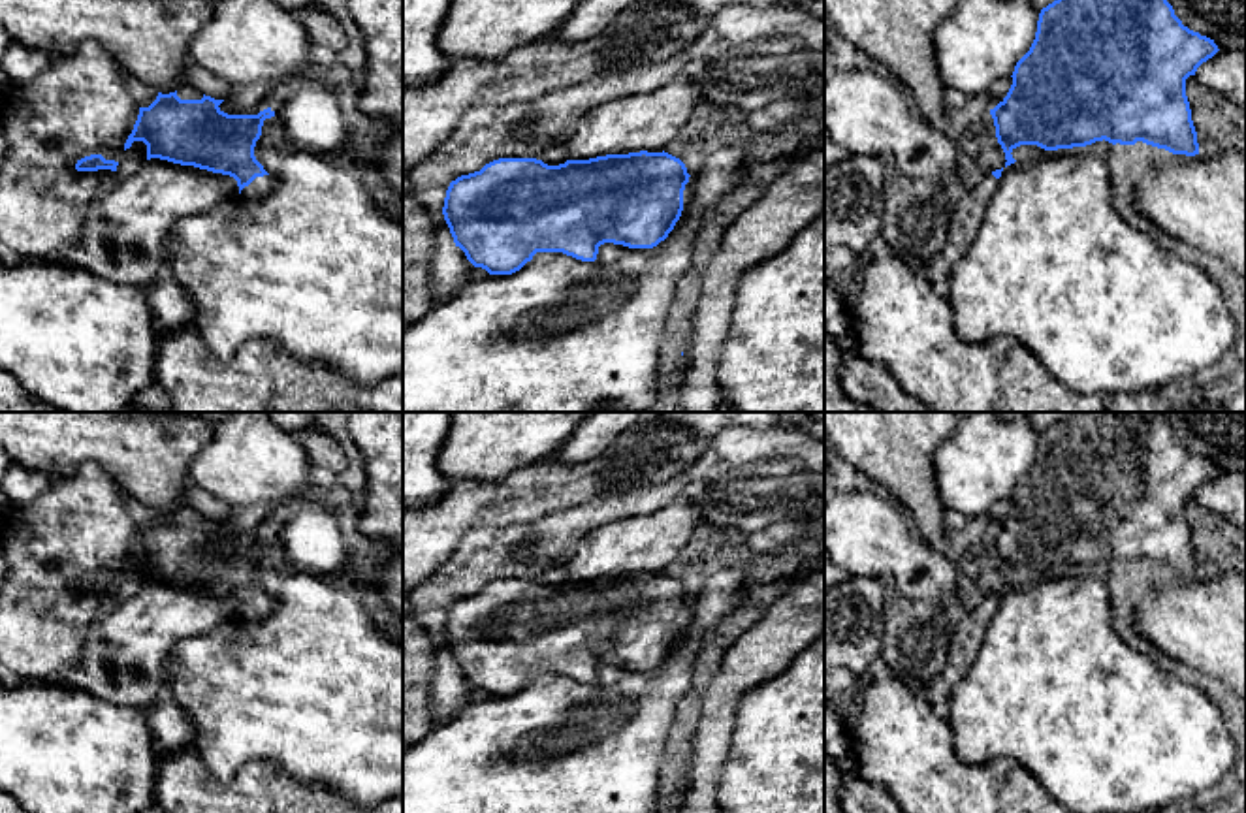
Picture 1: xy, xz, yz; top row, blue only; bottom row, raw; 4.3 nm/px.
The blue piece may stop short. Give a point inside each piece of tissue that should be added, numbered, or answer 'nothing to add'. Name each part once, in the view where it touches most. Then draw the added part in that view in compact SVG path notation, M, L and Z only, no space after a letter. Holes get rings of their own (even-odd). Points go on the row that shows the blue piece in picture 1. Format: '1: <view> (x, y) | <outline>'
1: xy (260, 187) | M264 175L256 177L248 186L245 186L241 190L241 196L256 199L267 196L273 188L275 188L275 177Z

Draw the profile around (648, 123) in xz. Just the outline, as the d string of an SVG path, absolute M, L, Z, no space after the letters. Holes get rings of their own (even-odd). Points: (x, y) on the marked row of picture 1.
M687 62L664 87L589 109L565 141L568 160L663 152L706 96L706 64Z

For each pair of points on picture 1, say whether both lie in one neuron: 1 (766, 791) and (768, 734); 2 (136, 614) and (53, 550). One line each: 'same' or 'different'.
1: same
2: different

